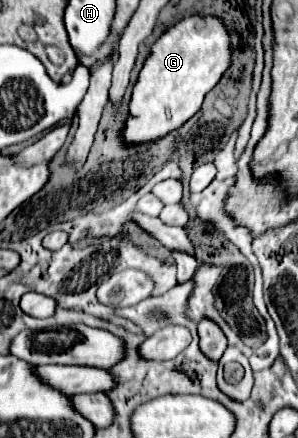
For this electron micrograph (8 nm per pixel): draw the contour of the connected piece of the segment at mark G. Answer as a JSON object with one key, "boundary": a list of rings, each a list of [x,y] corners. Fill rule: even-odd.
{"boundary":[[[185,17],[169,27],[151,47],[129,99],[129,117],[121,129],[125,145],[141,145],[163,139],[191,119],[205,95],[219,83],[231,63],[231,43],[223,21],[217,17]]]}

